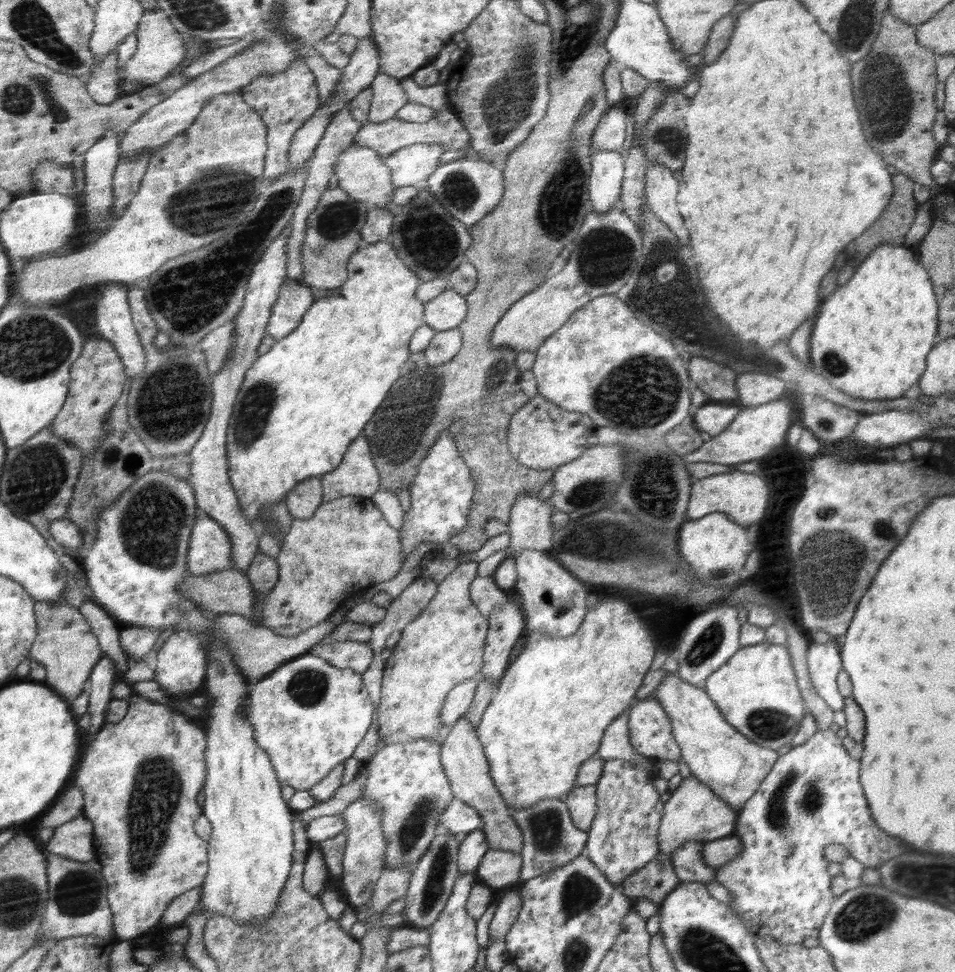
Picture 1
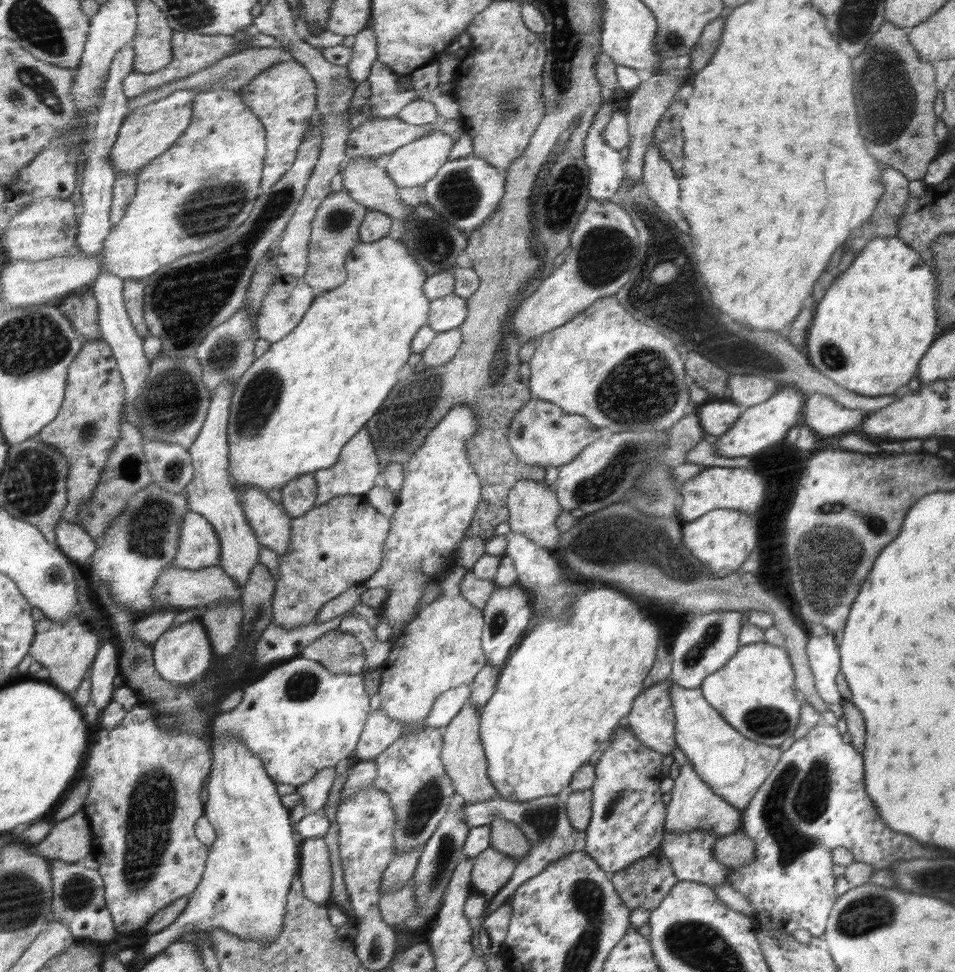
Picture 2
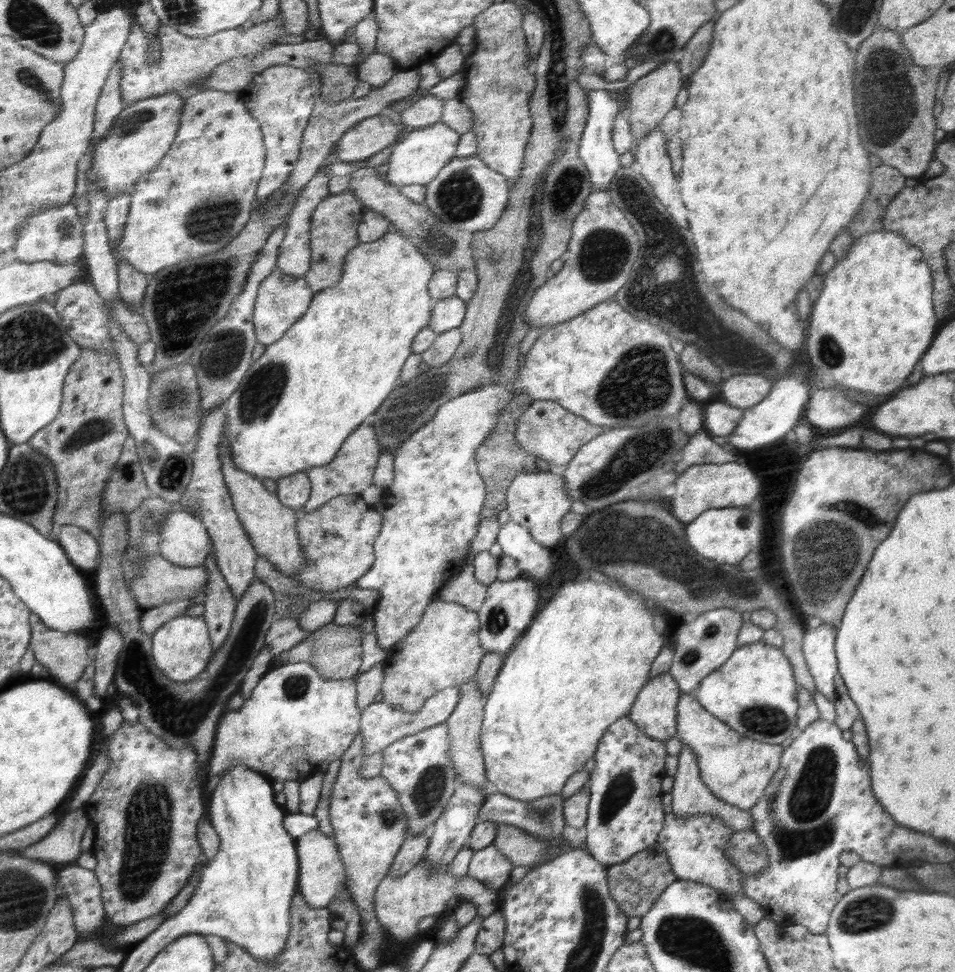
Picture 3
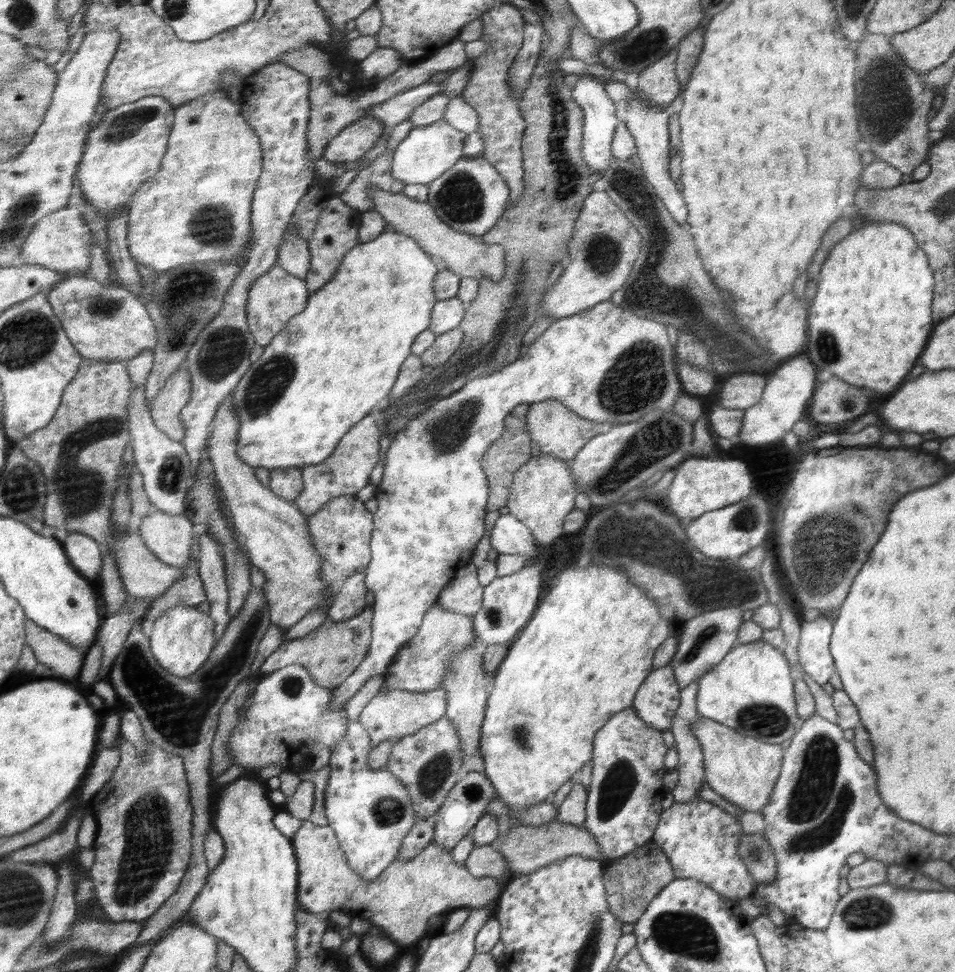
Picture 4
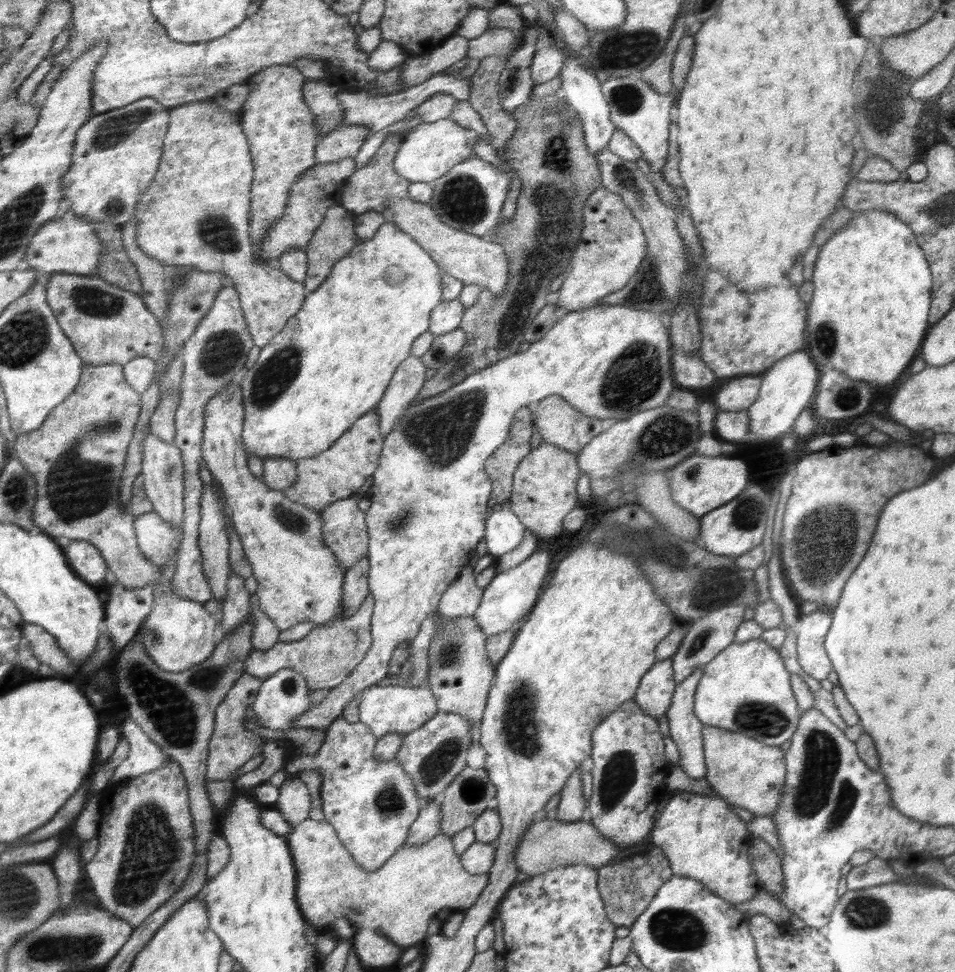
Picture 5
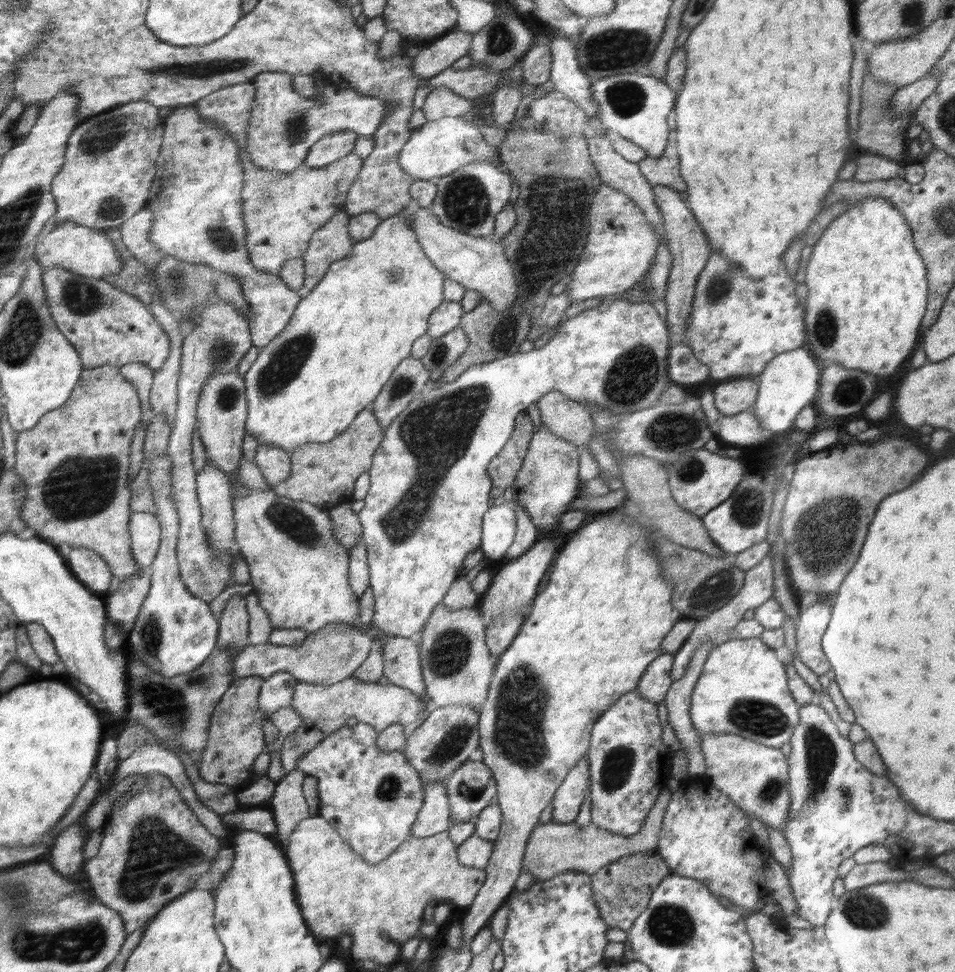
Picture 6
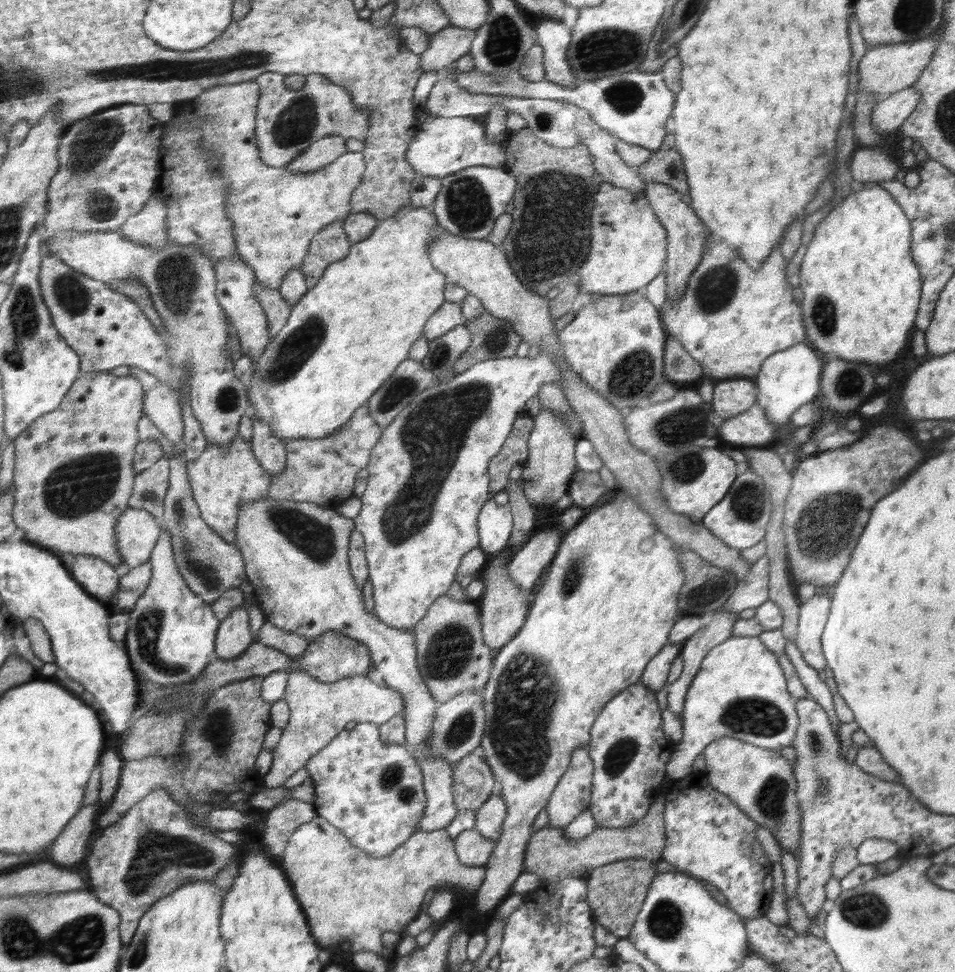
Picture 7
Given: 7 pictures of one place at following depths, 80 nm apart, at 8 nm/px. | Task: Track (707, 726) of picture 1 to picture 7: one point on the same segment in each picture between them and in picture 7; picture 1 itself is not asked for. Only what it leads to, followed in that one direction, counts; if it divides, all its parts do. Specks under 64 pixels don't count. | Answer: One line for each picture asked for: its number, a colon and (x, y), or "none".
2: (734, 767)
3: (736, 769)
4: (741, 769)
5: (747, 773)
6: (755, 777)
7: (760, 781)

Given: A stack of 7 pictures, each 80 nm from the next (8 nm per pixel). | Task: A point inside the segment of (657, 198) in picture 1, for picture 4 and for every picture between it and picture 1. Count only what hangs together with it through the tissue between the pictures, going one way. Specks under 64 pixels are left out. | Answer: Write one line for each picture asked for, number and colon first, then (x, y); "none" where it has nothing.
2: (658, 175)
3: (653, 162)
4: (648, 124)

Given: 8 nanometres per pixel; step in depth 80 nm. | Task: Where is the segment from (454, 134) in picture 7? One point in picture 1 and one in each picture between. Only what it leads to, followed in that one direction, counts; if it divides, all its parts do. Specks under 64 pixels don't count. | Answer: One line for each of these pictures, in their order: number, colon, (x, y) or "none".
1: (412, 165)
2: (414, 164)
3: (418, 158)
4: (427, 152)
5: (429, 151)
6: (438, 148)

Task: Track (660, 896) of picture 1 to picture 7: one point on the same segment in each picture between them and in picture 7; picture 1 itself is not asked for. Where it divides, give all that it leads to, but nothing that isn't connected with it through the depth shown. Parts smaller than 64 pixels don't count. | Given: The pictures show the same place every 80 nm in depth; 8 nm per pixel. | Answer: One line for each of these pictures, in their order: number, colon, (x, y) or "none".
2: (643, 884)
3: (635, 884)
4: (632, 881)
5: (627, 885)
6: (621, 891)
7: (616, 891)

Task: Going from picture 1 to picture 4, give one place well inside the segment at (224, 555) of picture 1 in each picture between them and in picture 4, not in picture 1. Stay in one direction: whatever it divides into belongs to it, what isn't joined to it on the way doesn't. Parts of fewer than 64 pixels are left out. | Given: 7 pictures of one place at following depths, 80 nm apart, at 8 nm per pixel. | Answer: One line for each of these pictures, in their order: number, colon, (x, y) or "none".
2: (199, 547)
3: (186, 542)
4: (173, 539)

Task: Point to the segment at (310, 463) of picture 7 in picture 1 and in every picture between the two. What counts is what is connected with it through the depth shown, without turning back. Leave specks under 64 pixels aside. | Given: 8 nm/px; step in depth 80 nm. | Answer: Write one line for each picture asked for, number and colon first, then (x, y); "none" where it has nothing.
1: (359, 477)
2: (355, 474)
3: (353, 472)
4: (349, 470)
5: (332, 476)
6: (323, 474)

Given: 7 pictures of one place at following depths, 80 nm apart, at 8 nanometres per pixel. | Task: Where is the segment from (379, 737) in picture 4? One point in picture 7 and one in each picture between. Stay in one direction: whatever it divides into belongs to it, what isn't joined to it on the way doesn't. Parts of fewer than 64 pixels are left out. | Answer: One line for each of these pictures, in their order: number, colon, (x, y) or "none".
5: (386, 709)
6: (323, 708)
7: (319, 711)

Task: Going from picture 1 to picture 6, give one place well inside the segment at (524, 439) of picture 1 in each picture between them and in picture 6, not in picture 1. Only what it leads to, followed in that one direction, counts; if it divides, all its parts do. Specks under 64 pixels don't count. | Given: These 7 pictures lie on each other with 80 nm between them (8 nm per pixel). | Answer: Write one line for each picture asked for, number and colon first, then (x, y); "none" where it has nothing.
2: (542, 433)
3: (547, 430)
4: (558, 431)
5: (560, 424)
6: (563, 416)

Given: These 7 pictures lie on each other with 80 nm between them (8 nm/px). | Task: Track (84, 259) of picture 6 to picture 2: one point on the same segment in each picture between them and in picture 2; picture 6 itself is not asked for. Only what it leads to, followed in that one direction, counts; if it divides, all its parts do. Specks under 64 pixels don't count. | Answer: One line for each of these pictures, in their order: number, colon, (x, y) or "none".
2: (45, 228)
3: (54, 234)
4: (61, 241)
5: (66, 244)

